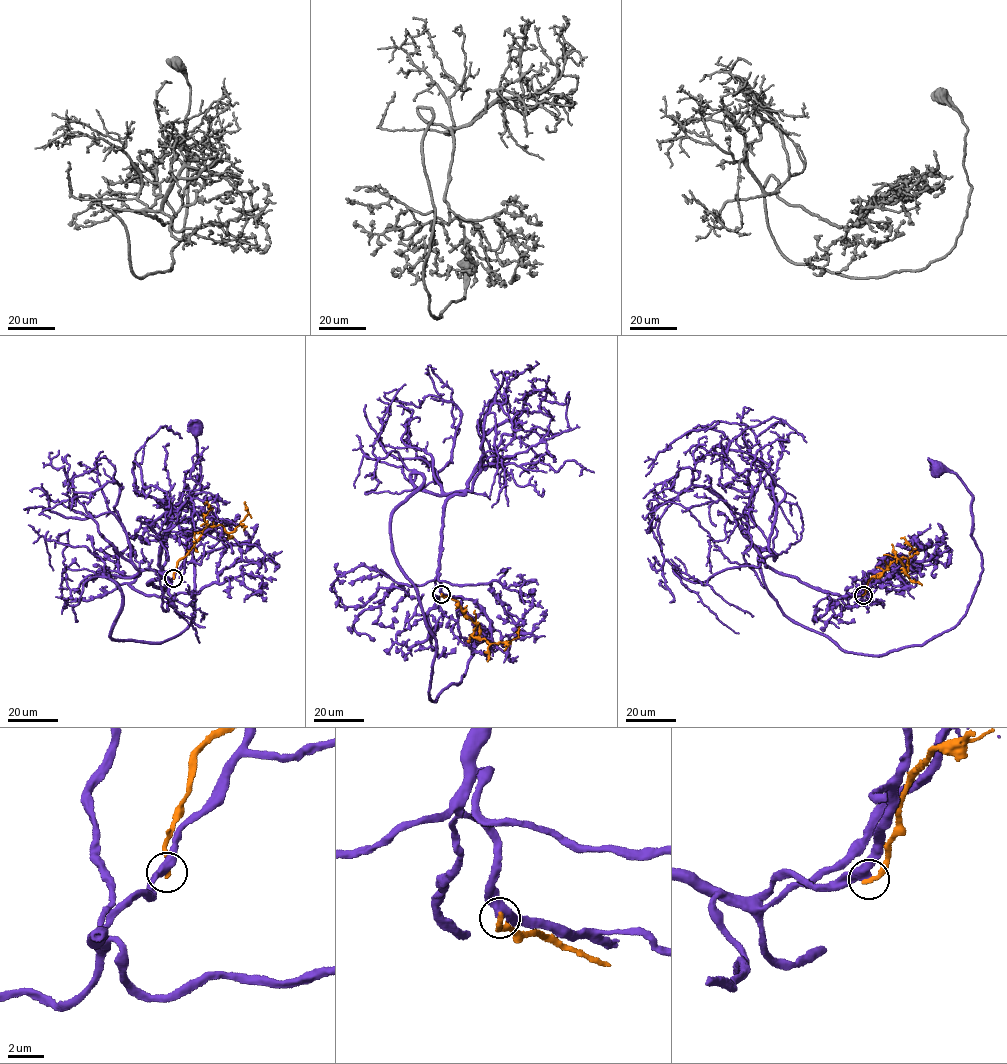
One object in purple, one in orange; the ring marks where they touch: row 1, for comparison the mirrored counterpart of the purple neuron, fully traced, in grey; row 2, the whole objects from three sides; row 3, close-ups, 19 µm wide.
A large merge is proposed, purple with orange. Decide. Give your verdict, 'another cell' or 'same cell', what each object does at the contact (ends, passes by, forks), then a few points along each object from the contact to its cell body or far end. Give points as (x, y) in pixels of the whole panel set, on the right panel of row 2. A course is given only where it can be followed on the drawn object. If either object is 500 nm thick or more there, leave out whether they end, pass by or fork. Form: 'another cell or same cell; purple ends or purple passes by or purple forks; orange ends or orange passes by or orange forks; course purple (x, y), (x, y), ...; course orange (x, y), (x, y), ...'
another cell; purple passes by; orange ends; course purple (863, 595), (761, 552), (782, 612), (842, 649), (924, 644), (982, 570), (972, 494), (937, 470); course orange (863, 595), (868, 581), (897, 560), (908, 560), (906, 573), (891, 544)

